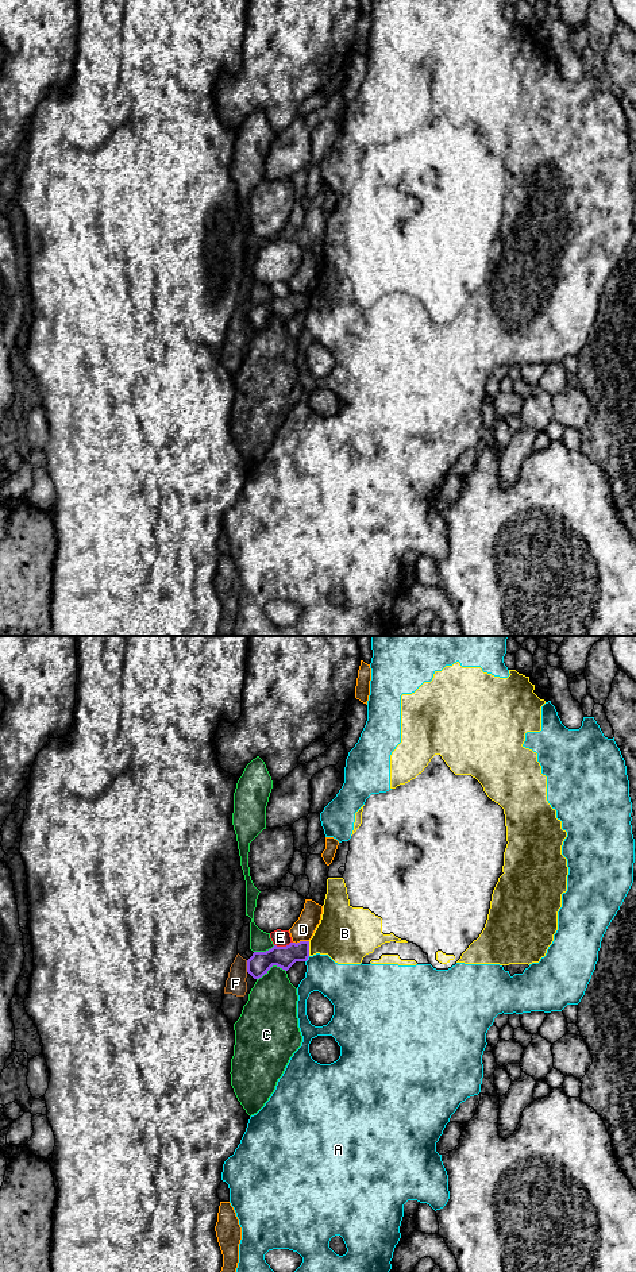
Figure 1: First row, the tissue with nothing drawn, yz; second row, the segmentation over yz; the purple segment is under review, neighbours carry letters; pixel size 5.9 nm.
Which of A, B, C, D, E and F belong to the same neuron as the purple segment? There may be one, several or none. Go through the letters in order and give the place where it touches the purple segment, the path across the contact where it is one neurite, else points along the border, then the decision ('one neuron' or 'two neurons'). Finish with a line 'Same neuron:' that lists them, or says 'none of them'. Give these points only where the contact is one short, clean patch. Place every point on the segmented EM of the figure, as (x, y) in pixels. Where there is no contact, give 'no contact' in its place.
A: contact yz (307, 959); border yz (309, 956), (305, 962); two neurons
B: contact yz (308, 948); border yz (308, 941), (309, 955); two neurons
C: contact yz (270, 967); two neurons
D: contact yz (300, 941); border yz (308, 940), (293, 943); two neurons
E: contact yz (282, 947); two neurons
F: contact yz (247, 966); two neurons
Same neuron: none of them

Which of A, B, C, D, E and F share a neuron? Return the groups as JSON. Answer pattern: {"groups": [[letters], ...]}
{"groups": [["A", "B"], ["C"], ["D"], ["E"], ["F"]]}

